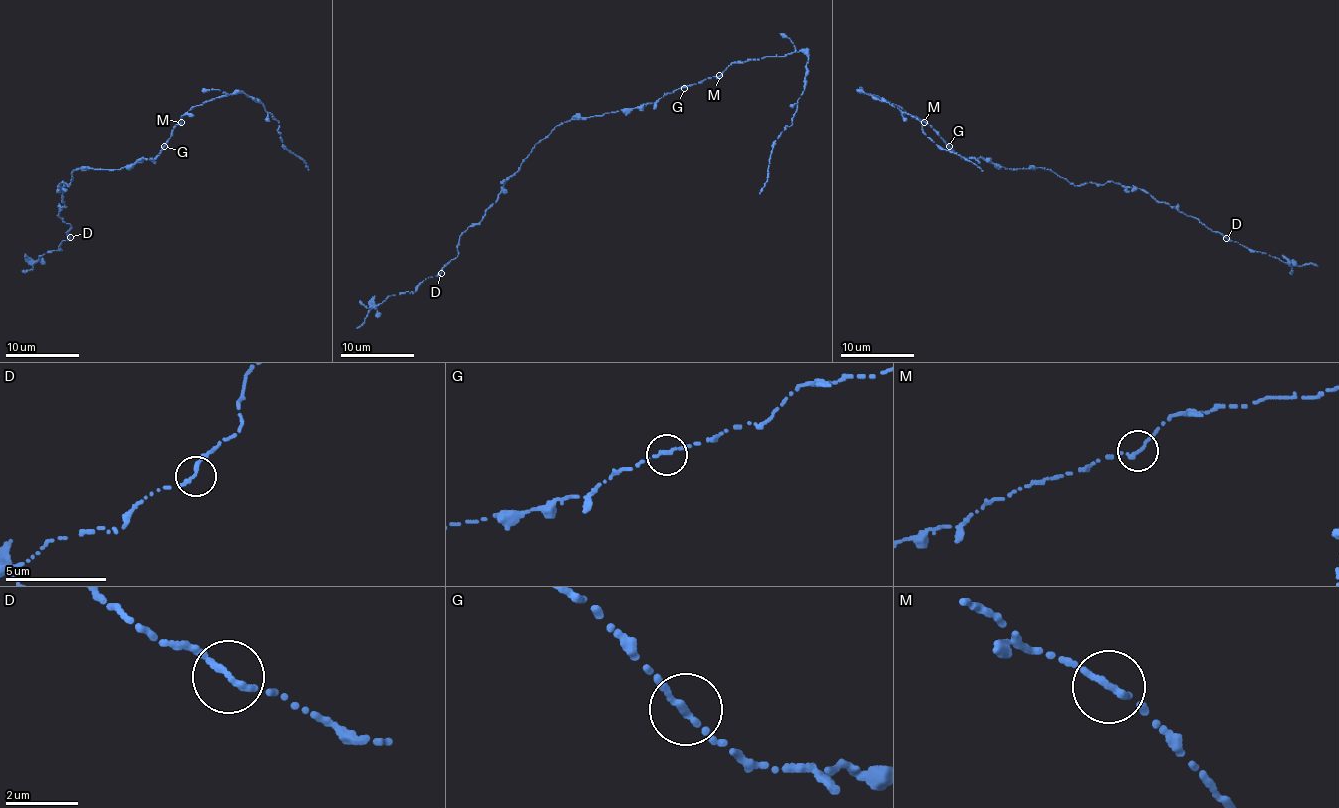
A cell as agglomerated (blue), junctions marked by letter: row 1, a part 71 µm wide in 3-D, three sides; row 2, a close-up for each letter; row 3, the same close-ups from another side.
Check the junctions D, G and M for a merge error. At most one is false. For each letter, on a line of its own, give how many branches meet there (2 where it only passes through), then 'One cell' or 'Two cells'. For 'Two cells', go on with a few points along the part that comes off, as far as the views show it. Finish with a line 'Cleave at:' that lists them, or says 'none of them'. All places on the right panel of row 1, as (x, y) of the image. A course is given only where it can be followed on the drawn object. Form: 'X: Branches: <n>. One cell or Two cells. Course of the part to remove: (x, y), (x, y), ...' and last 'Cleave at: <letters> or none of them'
D: Branches: 2. One cell
G: Branches: 2. One cell
M: Branches: 2. One cell
Cleave at: none of them

